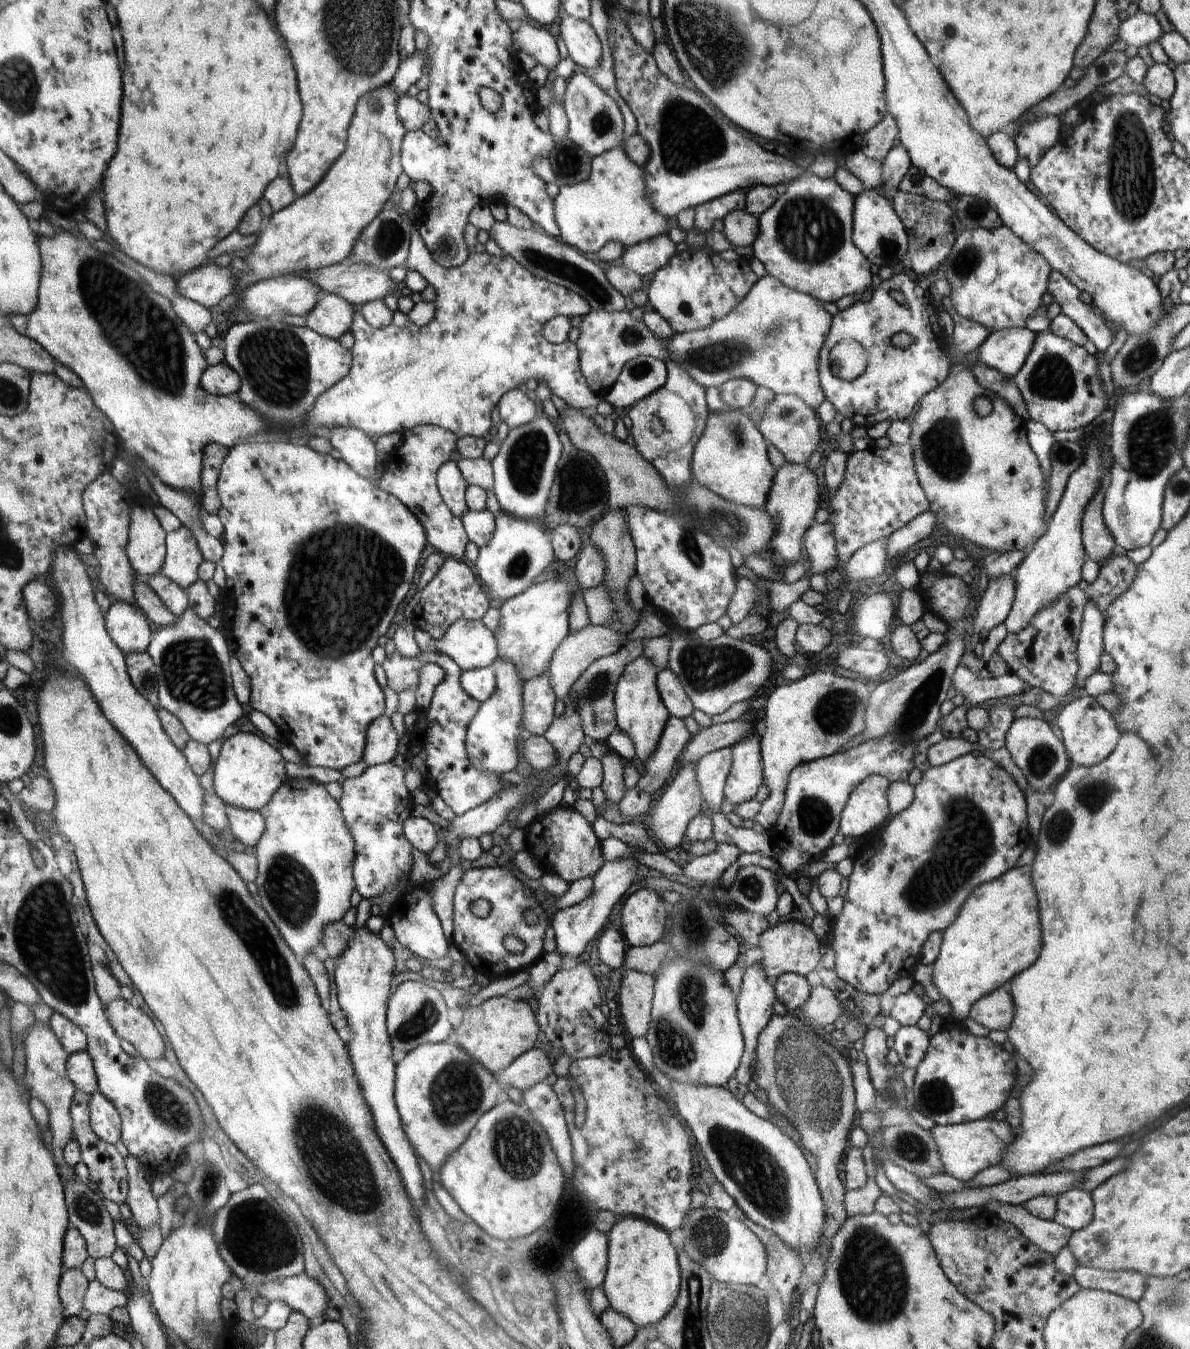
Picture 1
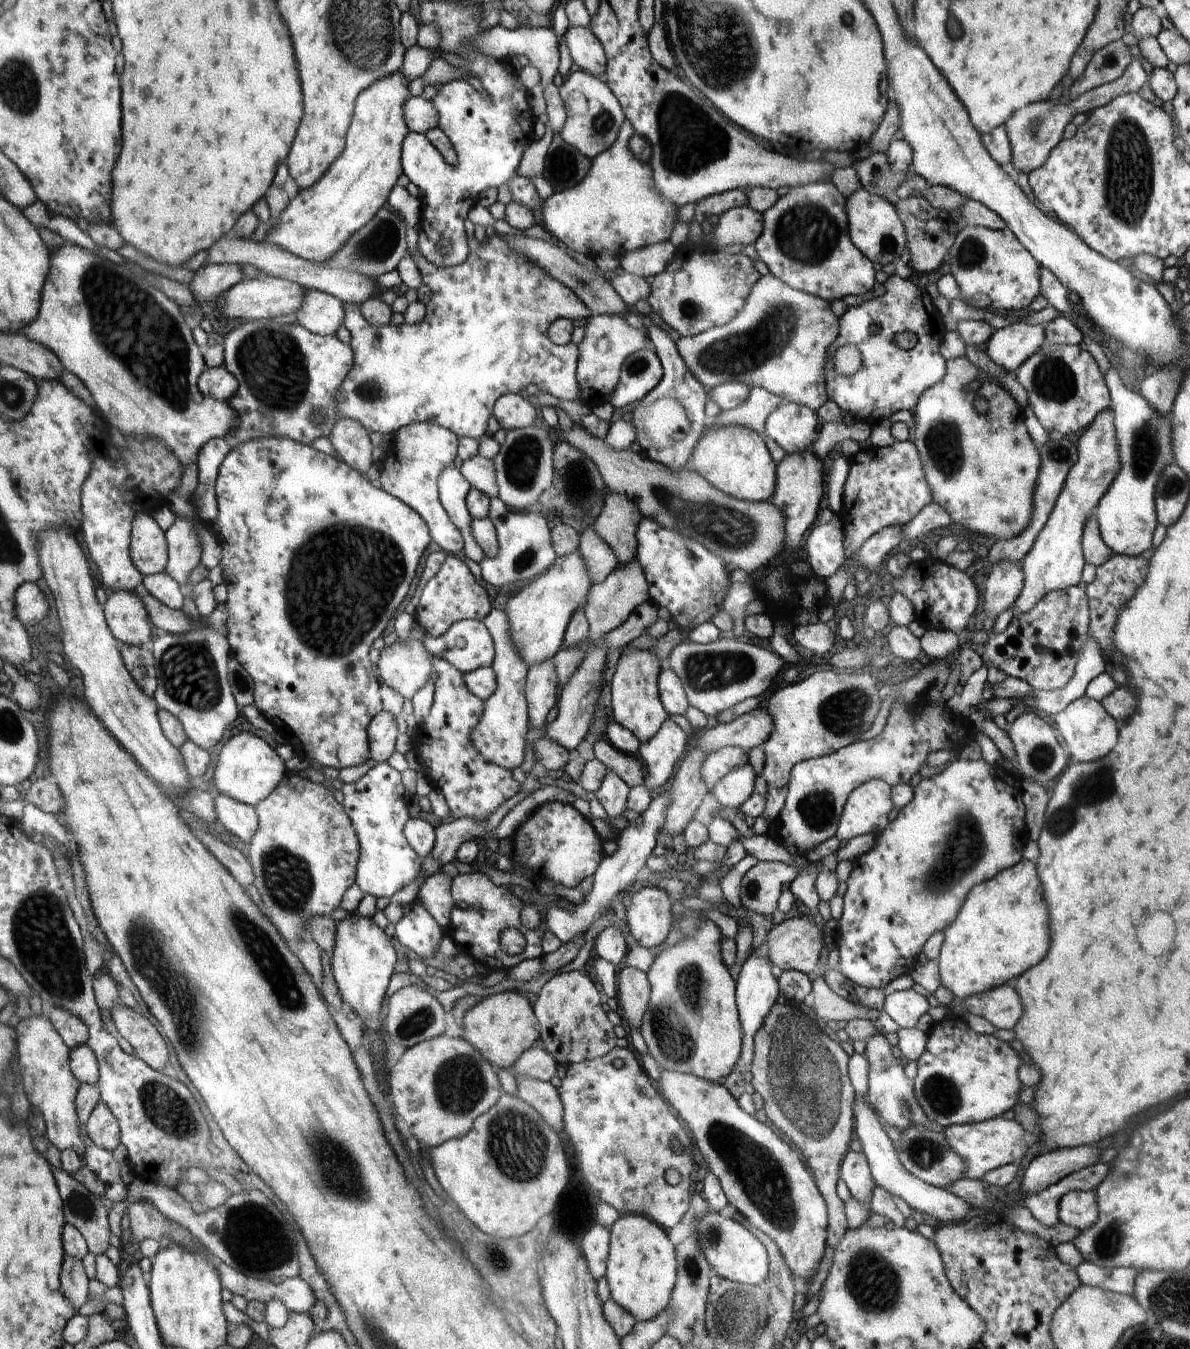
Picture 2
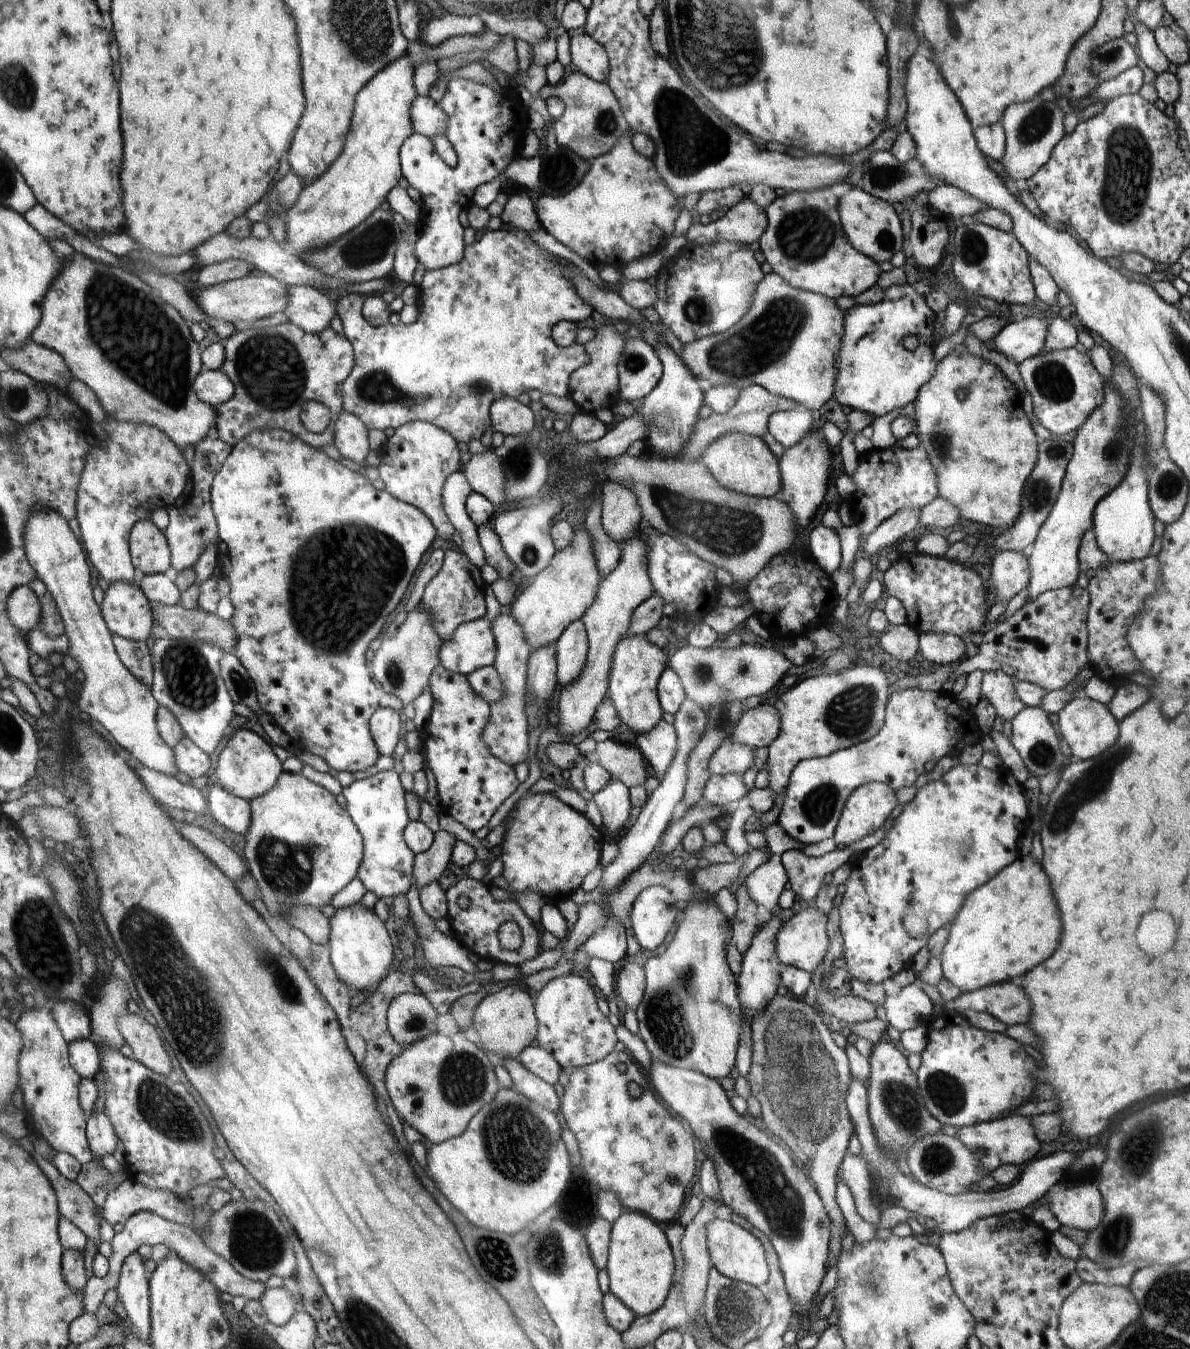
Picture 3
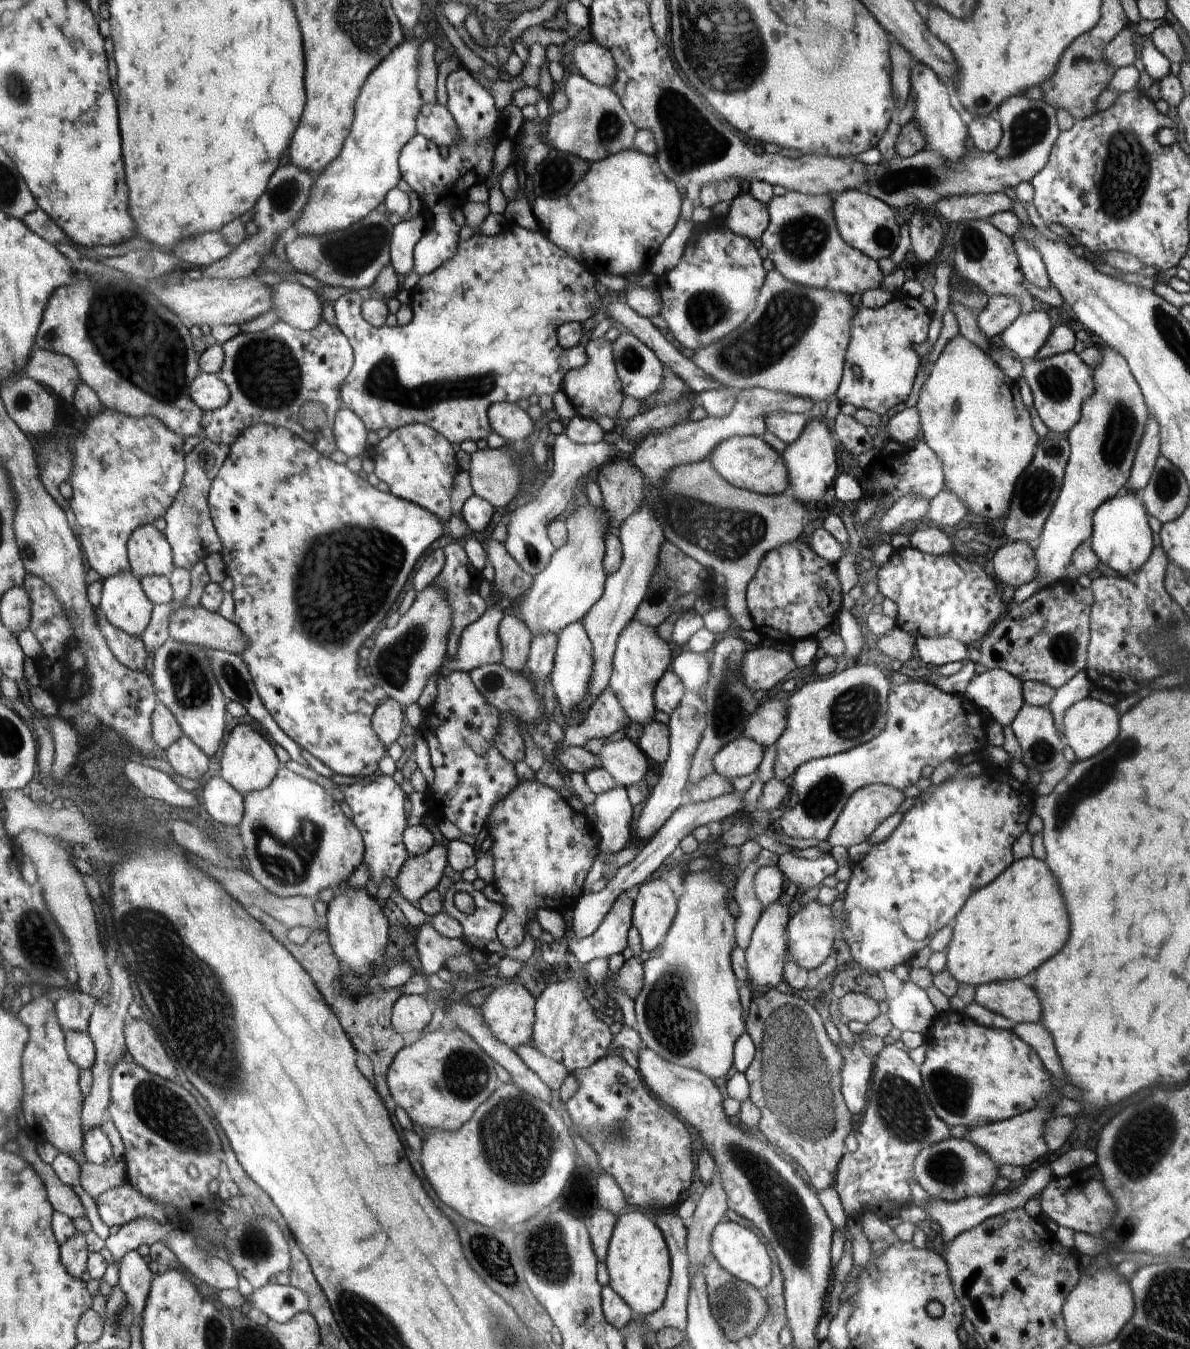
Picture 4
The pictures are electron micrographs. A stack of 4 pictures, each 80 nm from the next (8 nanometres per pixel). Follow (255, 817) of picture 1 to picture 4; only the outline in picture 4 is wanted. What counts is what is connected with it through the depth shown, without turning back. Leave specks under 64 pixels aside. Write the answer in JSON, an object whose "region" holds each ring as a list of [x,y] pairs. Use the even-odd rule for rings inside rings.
{"region":[[[220,775],[208,780],[202,790],[202,802],[216,822],[240,828],[244,816],[244,796],[232,789]]]}

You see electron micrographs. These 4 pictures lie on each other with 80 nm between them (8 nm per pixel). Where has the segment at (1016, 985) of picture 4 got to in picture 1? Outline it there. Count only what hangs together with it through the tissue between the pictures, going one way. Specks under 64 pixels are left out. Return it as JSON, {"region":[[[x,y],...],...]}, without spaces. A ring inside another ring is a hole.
{"region":[[[1005,986],[978,998],[969,1012],[970,1018],[990,1031],[1008,1030],[1008,1020],[1012,1022],[1012,1016],[1014,1004]]]}

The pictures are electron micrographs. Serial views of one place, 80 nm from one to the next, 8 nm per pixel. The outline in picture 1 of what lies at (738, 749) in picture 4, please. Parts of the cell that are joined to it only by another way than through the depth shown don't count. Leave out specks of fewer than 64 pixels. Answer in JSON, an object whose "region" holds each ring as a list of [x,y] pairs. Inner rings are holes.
{"region":[[[730,748],[719,749],[702,756],[695,763],[696,782],[710,815],[720,812],[720,806],[726,800],[724,790],[732,771],[732,755]]]}

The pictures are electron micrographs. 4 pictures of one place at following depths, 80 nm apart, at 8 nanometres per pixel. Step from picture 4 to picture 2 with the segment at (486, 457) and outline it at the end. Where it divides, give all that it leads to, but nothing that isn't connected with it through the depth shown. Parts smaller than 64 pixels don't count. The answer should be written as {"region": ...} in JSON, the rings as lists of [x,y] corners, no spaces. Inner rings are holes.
{"region":[[[477,455],[469,460],[463,460],[458,468],[471,488],[484,492],[489,498],[497,497],[498,486],[493,460],[486,460]]]}

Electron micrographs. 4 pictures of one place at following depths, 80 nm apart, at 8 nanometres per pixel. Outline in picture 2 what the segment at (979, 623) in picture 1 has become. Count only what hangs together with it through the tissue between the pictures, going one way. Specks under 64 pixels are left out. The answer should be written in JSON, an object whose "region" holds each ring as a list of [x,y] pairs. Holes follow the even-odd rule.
{"region":[[[1008,560],[988,567],[988,574],[986,589],[982,591],[982,612],[986,618],[996,619],[1016,603],[1024,586],[1024,576],[1020,565]]]}

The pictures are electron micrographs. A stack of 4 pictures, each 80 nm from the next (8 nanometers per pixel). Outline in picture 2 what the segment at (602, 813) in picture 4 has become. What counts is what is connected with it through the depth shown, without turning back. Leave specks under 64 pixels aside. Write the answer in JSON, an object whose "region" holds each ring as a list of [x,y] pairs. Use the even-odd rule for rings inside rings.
{"region":[[[610,768],[606,770],[606,777],[602,780],[601,788],[595,793],[596,797],[602,804],[602,808],[606,811],[608,818],[620,818],[626,808],[626,802],[628,802],[628,794],[630,788],[624,783],[624,780],[620,779],[620,776],[616,775],[616,772],[612,772]]]}

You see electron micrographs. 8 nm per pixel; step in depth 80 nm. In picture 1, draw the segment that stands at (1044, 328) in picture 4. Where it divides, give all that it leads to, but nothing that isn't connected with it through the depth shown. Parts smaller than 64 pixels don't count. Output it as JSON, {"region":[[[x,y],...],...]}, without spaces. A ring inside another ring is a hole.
{"region":[[[1027,327],[991,332],[978,348],[977,361],[1013,379],[1028,358],[1034,338],[1035,333]]]}

